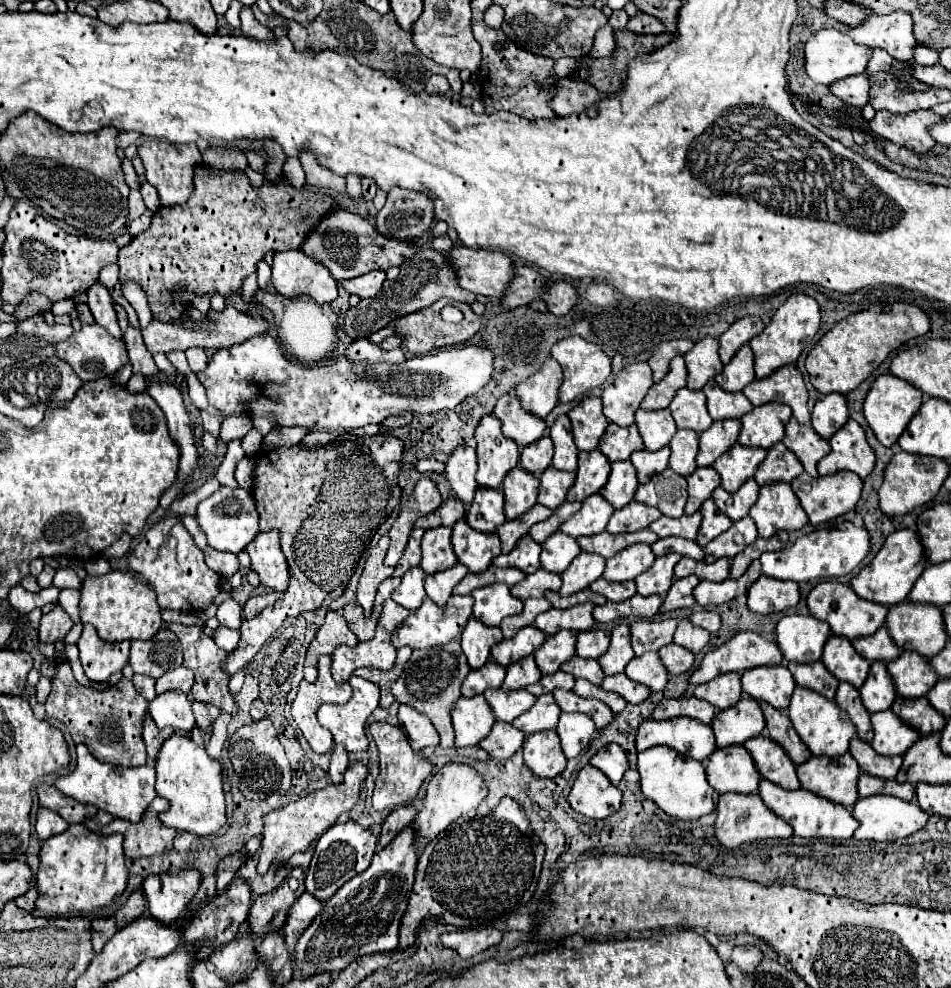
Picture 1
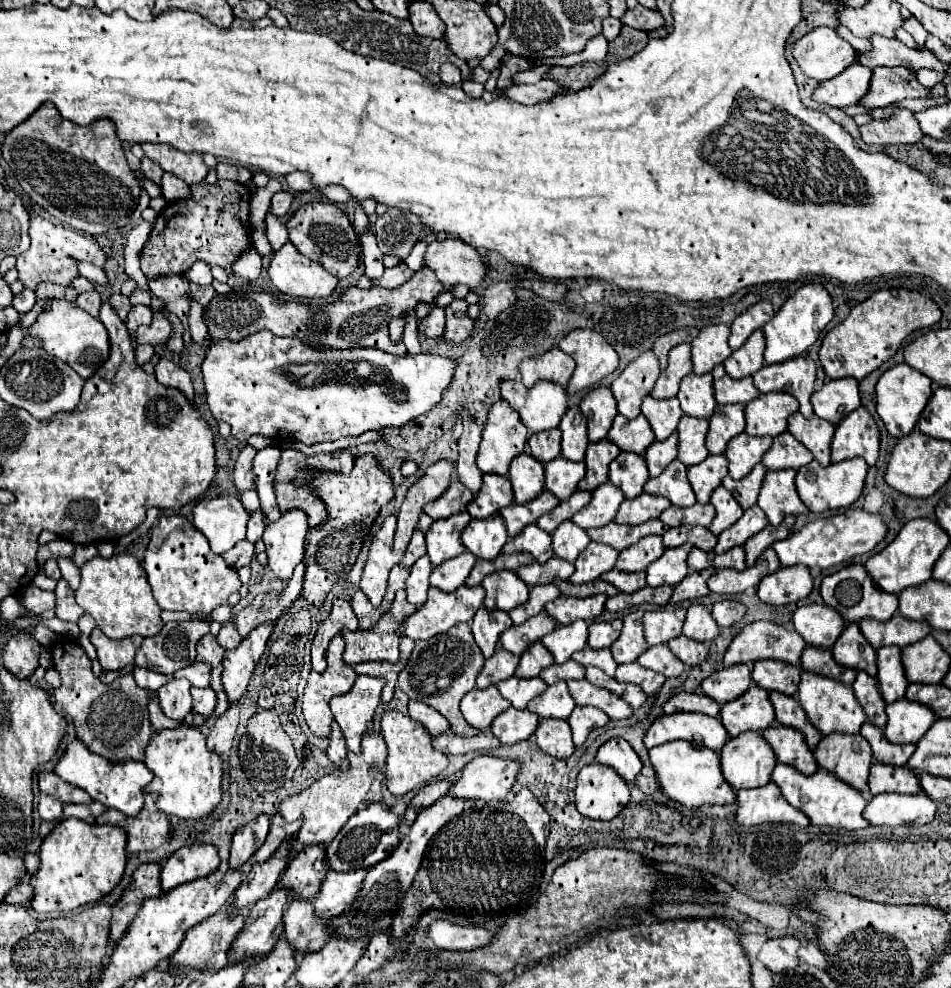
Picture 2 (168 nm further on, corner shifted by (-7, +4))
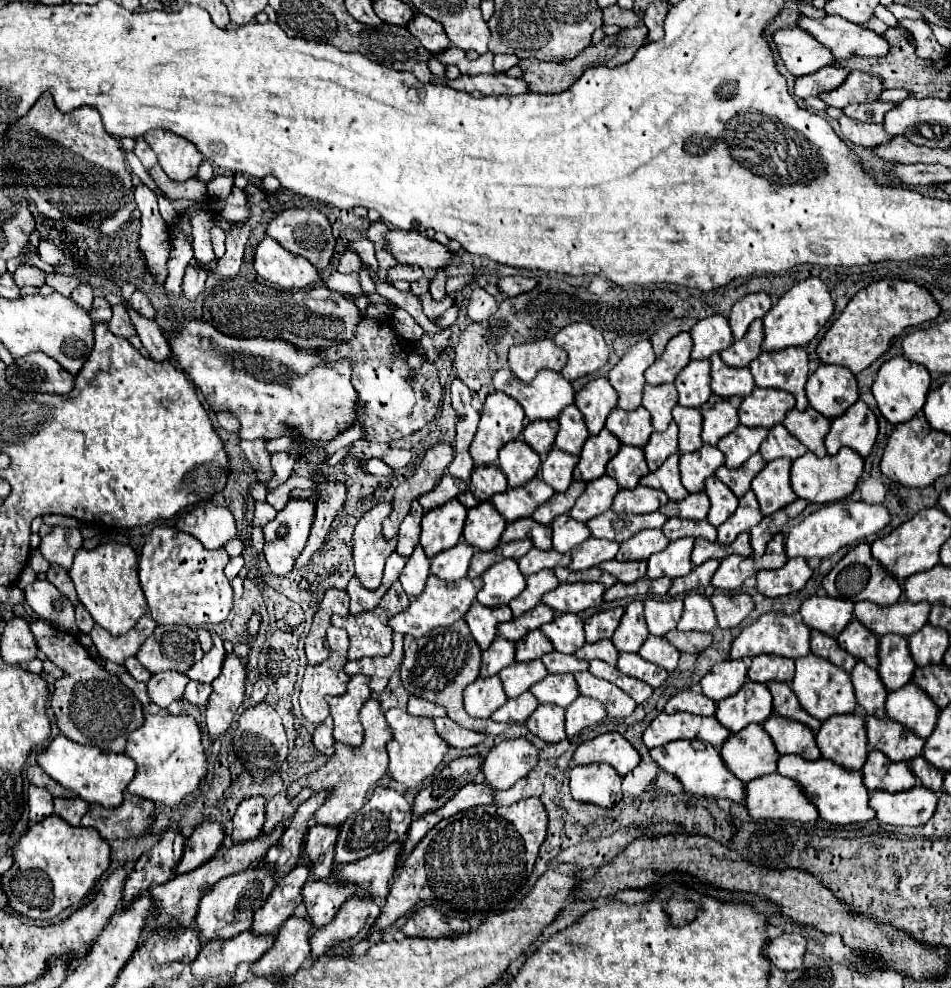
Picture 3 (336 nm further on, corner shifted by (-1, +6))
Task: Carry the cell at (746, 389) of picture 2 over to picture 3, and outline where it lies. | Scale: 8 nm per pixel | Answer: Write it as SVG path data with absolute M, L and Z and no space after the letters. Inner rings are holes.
M712 355L710 357L712 363L712 393L718 397L746 397L750 395L750 391L754 391L754 379L750 375L748 367L742 369L734 369L728 367L720 355Z

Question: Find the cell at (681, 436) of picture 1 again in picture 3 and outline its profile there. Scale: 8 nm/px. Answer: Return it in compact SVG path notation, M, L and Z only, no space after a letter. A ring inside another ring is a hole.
M676 405L672 415L674 415L676 425L680 427L680 433L678 433L678 453L684 455L684 453L698 451L704 445L702 439L700 439L700 433L702 433L702 413L698 409L694 409L694 407Z

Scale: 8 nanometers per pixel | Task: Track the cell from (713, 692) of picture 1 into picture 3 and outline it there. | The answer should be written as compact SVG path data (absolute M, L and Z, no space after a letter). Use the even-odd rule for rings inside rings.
M720 661L710 673L706 673L700 681L702 693L714 701L722 701L724 697L734 695L746 681L746 665L744 661Z

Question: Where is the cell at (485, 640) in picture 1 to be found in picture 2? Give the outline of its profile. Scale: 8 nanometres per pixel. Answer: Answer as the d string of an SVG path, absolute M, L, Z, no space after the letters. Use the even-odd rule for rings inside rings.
M480 607L476 611L472 619L472 633L486 659L492 657L500 635L510 627L512 627L512 619L504 611L490 611L486 607Z

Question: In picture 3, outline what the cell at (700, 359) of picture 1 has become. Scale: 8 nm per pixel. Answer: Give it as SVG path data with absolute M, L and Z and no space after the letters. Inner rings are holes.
M714 315L708 319L700 319L692 329L690 329L694 347L692 347L692 361L702 361L710 359L714 353L724 351L734 343L732 331L728 327L728 319L722 315Z

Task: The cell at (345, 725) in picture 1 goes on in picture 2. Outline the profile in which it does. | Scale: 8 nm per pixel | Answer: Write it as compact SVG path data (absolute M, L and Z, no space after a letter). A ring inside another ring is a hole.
M360 675L346 695L330 699L334 719L342 729L348 751L352 753L360 753L360 739L368 727L368 721L372 721L376 707L380 705L382 687L384 679Z

